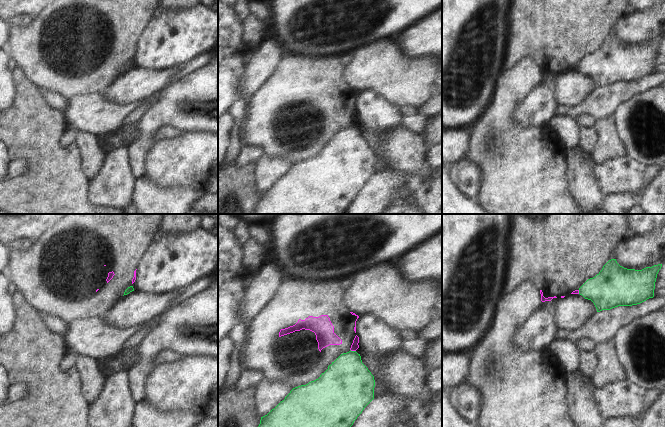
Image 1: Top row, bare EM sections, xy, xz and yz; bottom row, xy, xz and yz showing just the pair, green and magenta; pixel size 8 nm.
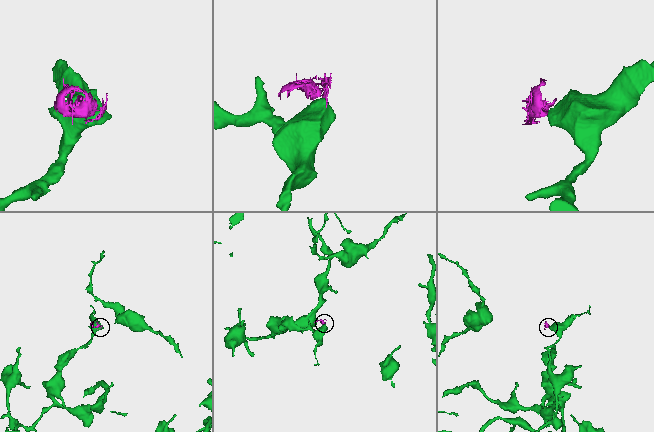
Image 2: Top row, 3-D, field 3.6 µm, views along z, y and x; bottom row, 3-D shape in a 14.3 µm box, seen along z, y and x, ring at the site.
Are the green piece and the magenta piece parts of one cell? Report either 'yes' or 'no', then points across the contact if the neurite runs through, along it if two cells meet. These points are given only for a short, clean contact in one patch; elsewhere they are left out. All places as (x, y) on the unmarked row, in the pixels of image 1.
no; border along xz (350, 125), (355, 127)

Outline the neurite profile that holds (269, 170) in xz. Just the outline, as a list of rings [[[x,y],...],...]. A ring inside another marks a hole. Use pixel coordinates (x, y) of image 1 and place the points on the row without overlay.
[[[263,154],[256,161],[256,190],[259,193],[267,191],[285,175],[292,165],[293,164],[290,161]]]

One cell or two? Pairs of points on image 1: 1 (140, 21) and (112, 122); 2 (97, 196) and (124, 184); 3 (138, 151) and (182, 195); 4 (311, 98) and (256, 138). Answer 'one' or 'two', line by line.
1: two
2: one
3: two
4: one

